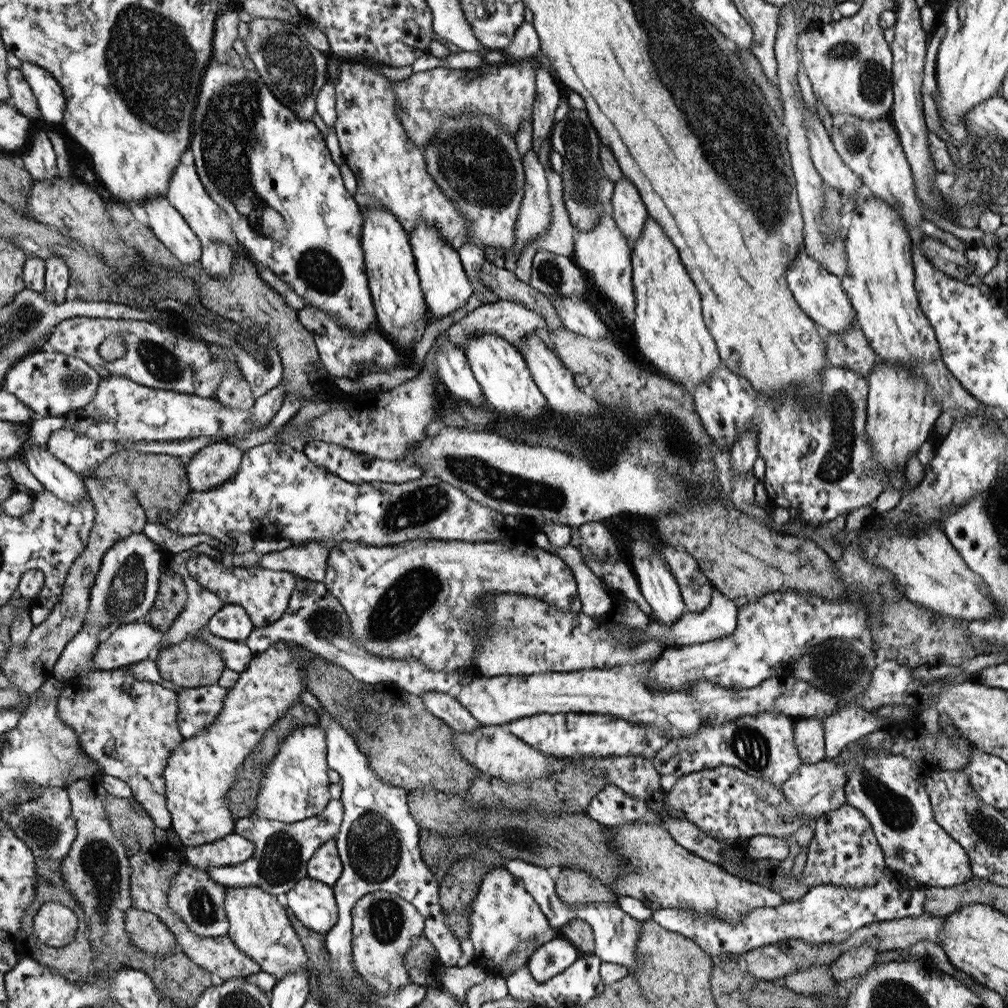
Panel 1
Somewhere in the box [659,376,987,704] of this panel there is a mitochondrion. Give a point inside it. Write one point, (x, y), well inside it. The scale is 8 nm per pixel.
(835, 464)

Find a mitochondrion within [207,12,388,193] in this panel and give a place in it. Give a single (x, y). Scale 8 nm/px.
(290, 65)

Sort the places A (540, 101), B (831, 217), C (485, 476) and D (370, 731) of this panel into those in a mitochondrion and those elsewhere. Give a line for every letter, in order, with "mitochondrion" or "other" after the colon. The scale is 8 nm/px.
A: other
B: mitochondrion
C: mitochondrion
D: mitochondrion

